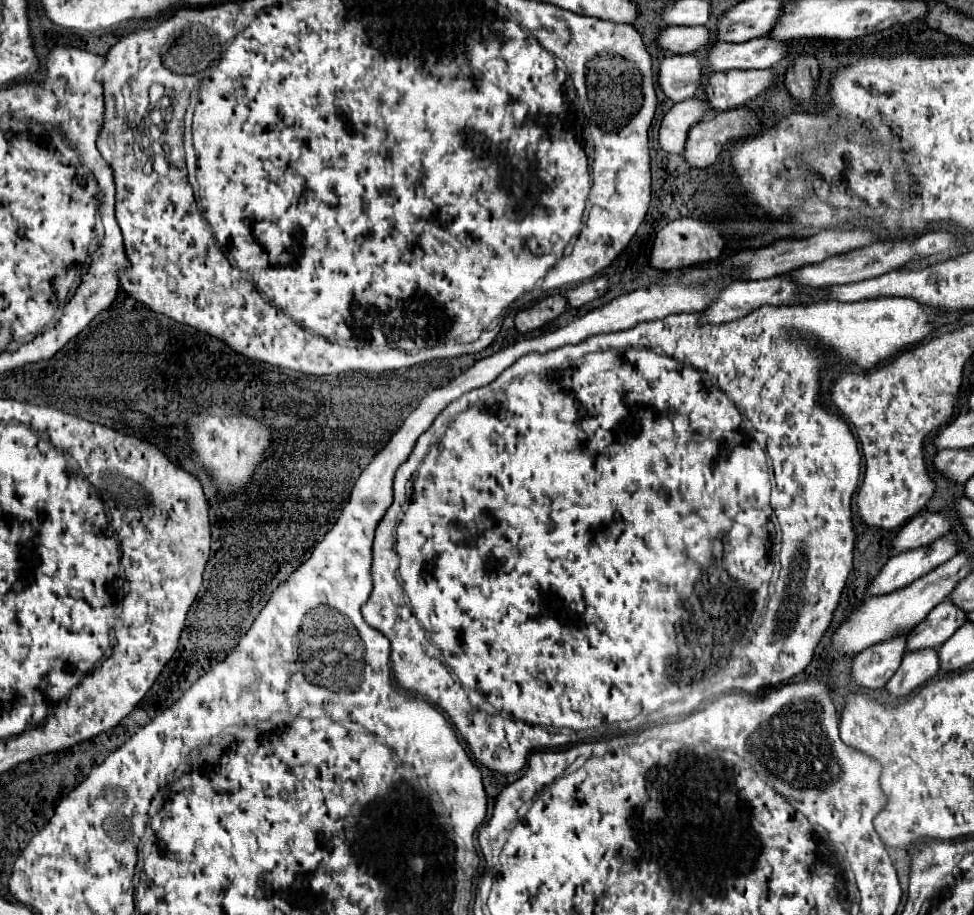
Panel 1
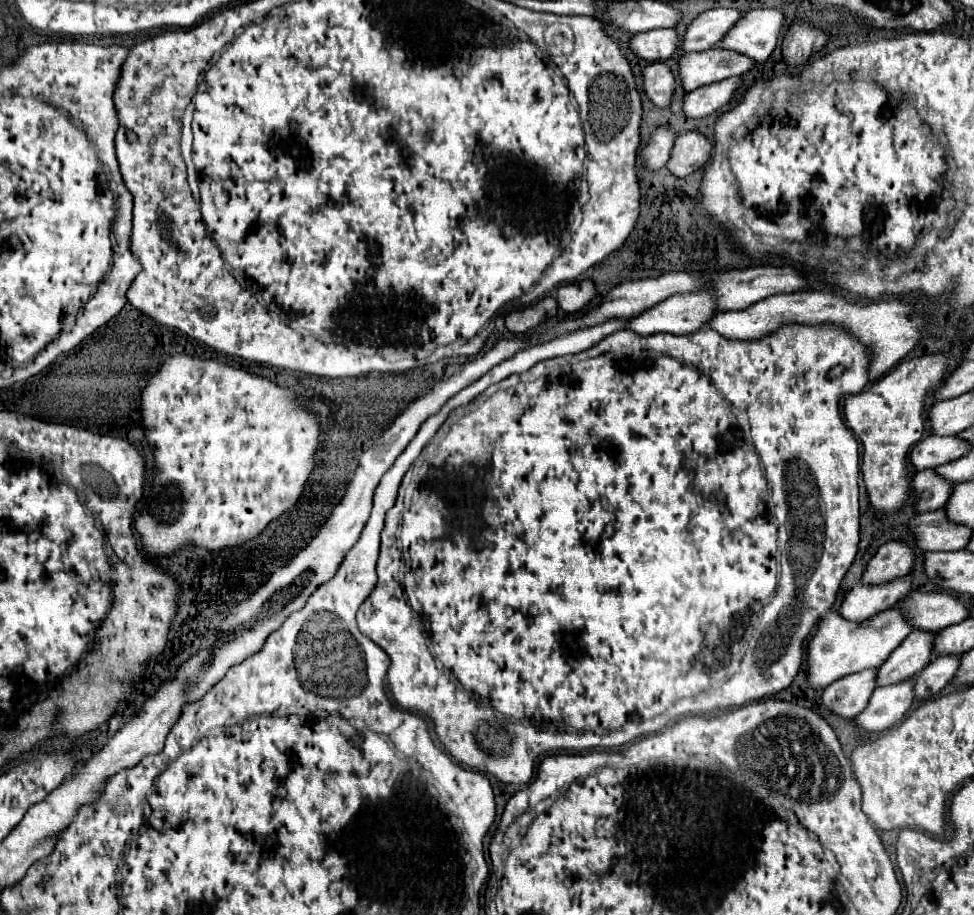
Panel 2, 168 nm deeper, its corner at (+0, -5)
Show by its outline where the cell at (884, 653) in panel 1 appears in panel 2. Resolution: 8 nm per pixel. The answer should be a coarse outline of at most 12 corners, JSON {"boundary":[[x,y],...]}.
{"boundary":[[855,672],[821,692],[821,704],[841,718],[865,710],[875,672]]}

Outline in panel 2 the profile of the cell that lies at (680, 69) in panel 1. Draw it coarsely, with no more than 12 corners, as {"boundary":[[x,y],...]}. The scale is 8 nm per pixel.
{"boundary":[[653,62],[641,70],[643,90],[657,108],[669,108],[675,74]]}

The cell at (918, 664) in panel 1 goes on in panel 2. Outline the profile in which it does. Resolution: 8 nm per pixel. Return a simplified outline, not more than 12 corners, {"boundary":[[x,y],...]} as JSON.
{"boundary":[[913,680],[875,688],[855,718],[863,732],[883,732],[913,704]]}

